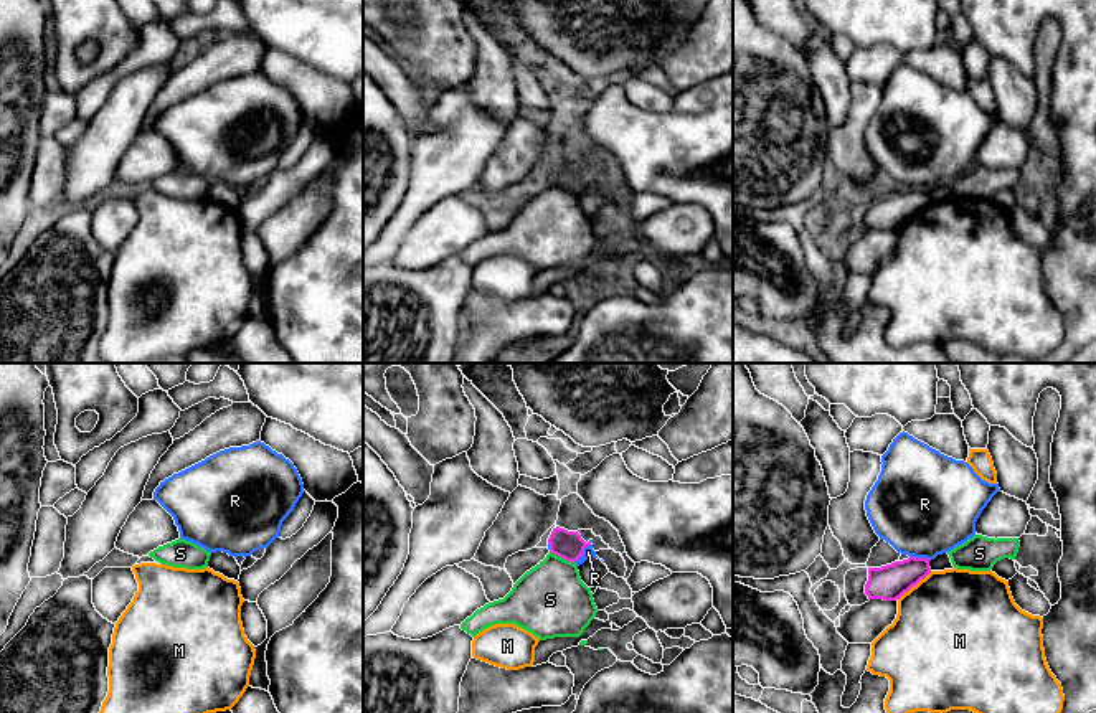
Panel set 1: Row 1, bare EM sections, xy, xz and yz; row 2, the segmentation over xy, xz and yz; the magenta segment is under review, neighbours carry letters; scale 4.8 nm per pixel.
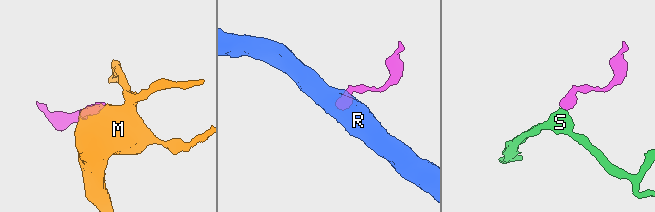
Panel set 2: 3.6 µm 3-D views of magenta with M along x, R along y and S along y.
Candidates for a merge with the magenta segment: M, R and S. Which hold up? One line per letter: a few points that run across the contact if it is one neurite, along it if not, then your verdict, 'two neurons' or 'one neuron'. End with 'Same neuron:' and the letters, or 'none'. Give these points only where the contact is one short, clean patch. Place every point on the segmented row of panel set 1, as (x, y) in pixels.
M: yz (931, 571), (898, 599) | two neurons
R: xz (591, 540), (573, 561) | two neurons
S: xz (550, 550), (573, 563) | two neurons
Same neuron: none

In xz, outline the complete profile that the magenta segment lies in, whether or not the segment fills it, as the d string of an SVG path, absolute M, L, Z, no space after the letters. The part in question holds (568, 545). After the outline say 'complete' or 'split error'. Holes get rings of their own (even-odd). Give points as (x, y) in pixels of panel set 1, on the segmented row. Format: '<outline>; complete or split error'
M553 528L550 538L550 551L566 561L578 561L584 548L591 545L591 540L586 543L578 531L568 531L565 528Z; complete

